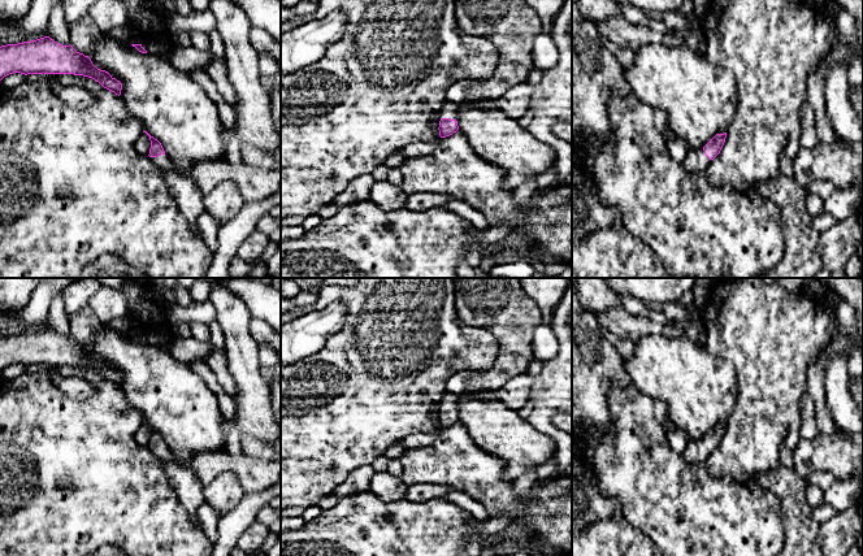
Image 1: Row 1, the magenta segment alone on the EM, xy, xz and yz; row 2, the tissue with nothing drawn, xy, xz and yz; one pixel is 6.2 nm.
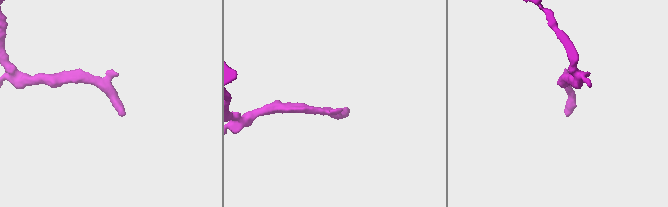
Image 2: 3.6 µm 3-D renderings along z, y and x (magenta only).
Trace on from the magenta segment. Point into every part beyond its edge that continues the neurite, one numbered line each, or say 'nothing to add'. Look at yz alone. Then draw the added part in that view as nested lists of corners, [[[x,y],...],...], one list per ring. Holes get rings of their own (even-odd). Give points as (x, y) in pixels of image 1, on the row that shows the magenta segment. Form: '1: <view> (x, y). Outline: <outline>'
1: yz (695, 161). Outline: [[[689,149],[682,164],[691,173],[702,173],[706,171],[710,161],[703,149]]]

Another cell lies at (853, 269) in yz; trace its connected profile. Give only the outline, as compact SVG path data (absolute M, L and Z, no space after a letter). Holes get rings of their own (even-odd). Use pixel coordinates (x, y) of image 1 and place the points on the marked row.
M853 255L845 266L845 273L849 278L859 278L862 273L862 264L857 255Z

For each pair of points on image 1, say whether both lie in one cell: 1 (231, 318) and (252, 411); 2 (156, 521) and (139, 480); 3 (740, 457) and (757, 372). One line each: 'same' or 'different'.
1: same
2: same
3: same

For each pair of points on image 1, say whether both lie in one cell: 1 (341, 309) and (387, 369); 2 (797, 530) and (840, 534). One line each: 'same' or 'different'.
1: different
2: different

